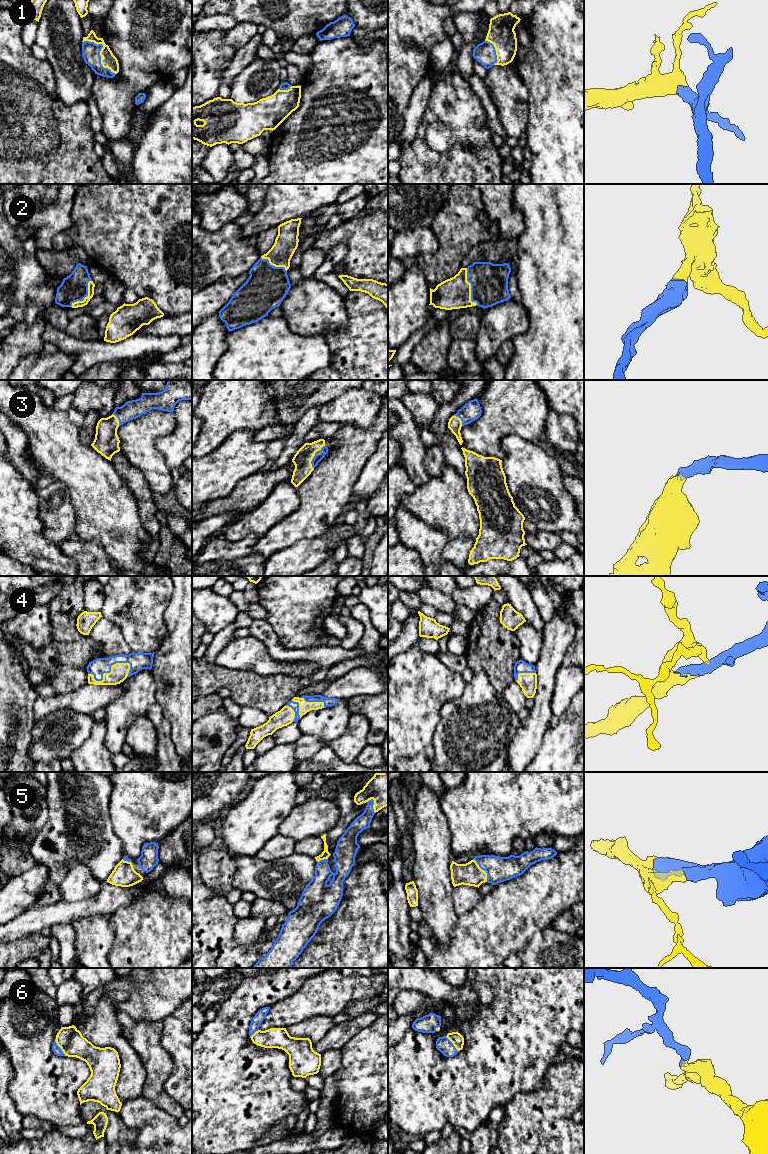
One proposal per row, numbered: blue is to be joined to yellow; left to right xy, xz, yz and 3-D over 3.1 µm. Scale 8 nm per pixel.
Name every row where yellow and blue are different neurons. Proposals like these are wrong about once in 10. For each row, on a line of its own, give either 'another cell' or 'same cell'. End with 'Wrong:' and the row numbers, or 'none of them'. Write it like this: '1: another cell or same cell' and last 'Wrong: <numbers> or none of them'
1: same cell
2: same cell
3: same cell
4: same cell
5: same cell
6: same cell
Wrong: none of them

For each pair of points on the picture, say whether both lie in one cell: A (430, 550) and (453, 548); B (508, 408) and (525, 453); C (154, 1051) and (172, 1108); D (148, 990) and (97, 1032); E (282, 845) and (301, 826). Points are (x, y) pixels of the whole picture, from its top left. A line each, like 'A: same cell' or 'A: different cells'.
A: different cells
B: different cells
C: same cell
D: different cells
E: different cells

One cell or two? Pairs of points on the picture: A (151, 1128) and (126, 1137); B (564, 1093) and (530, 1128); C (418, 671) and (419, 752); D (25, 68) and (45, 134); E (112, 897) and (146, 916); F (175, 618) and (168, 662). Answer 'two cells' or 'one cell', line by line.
A: two cells
B: one cell
C: one cell
D: one cell
E: two cells
F: one cell

